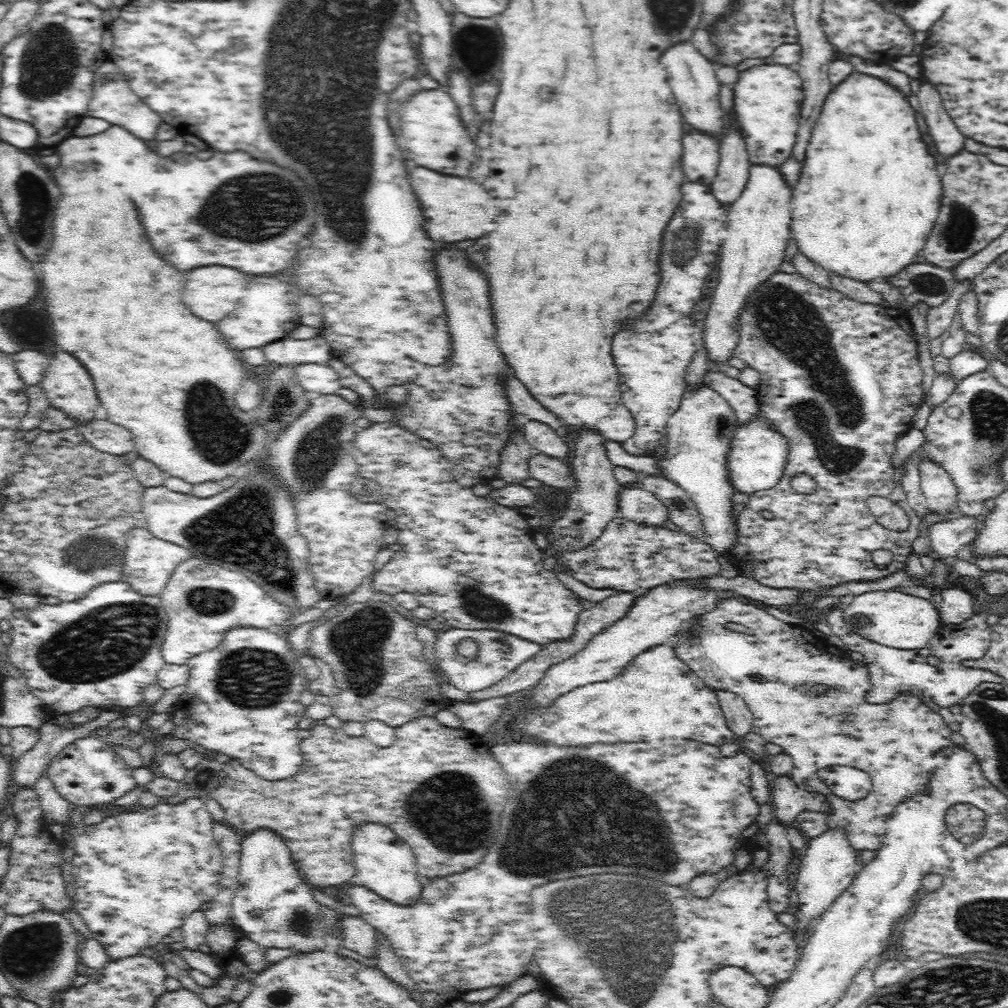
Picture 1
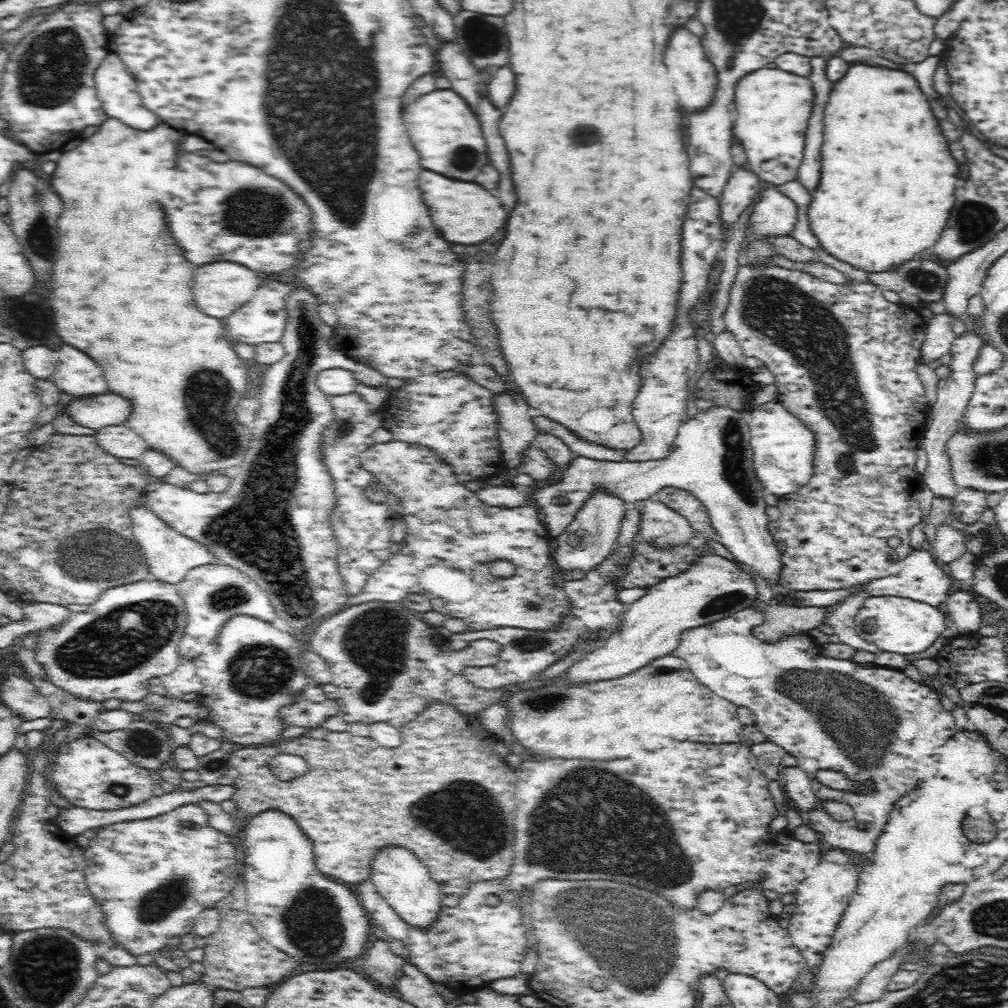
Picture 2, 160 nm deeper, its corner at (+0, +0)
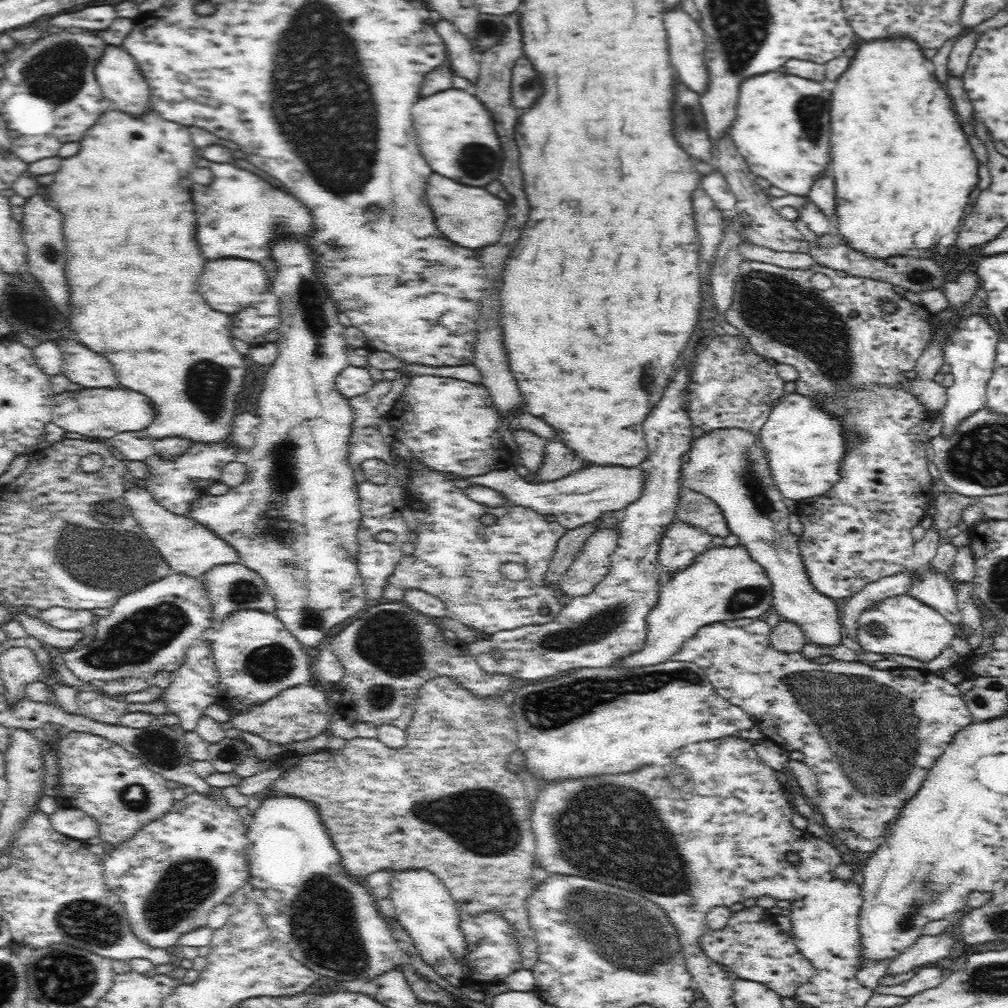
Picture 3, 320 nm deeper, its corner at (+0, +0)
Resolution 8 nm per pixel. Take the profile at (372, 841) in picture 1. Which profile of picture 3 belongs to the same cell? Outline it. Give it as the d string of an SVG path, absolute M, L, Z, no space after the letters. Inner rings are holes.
M423 868L392 870L388 884L388 895L393 902L395 916L412 938L415 952L450 984L461 987L466 972L461 961L465 955L465 942L457 927L460 918L458 904L449 895L449 890L434 873Z

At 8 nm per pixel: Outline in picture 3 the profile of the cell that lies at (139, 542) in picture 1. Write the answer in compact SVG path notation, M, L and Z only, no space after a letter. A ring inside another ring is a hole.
M137 486L125 493L124 508L133 516L138 528L157 550L169 570L175 574L197 578L210 567L237 562L237 555L225 542L193 520L166 510L143 487Z

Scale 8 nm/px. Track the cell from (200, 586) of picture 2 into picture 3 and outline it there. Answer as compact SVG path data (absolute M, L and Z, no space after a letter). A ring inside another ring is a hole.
M232 562L230 564L219 564L215 567L208 568L200 576L196 578L201 584L203 584L203 590L205 590L205 596L209 600L209 614L211 614L211 619L209 620L208 630L200 636L199 640L209 638L209 630L218 625L222 620L226 619L228 615L238 610L259 610L260 612L265 612L266 614L274 614L275 612L275 600L273 599L272 593L265 586L264 581L261 580L260 575L256 572L249 570L245 566L238 562Z

